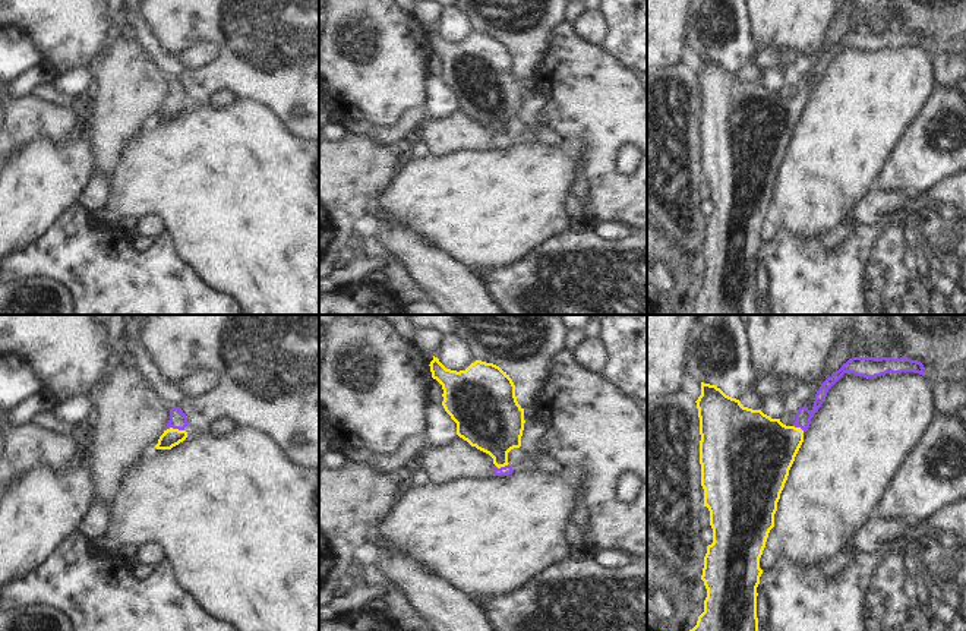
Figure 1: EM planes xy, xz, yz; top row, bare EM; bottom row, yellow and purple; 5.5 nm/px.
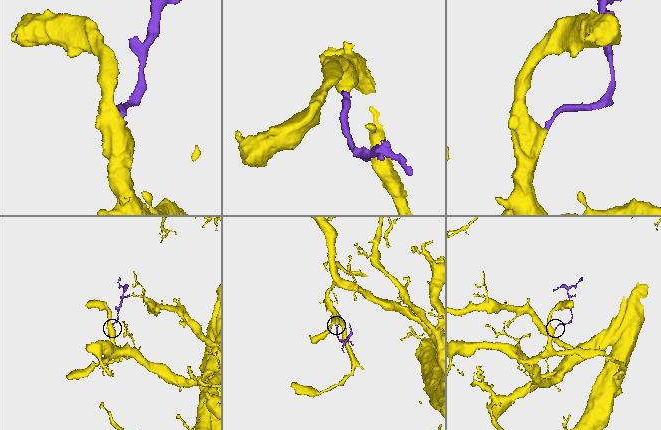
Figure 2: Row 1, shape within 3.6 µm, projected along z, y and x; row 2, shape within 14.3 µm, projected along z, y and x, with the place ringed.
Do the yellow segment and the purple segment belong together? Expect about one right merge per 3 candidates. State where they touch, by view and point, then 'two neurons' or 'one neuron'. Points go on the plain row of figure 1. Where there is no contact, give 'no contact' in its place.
meets yellow in xy at (174, 101); one neuron

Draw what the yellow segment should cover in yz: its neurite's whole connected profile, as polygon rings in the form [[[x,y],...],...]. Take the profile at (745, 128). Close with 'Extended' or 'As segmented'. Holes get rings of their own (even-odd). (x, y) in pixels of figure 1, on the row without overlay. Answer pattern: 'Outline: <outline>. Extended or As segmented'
Outline: [[[852,29],[839,42],[833,44],[815,66],[814,81],[806,78],[796,85],[796,94],[786,98],[780,91],[771,91],[761,82],[744,79],[739,72],[726,67],[716,57],[701,54],[701,67],[697,81],[700,89],[700,136],[701,158],[704,161],[704,179],[710,183],[710,198],[713,201],[713,215],[707,218],[701,252],[707,261],[704,284],[698,288],[697,297],[688,303],[685,315],[758,315],[758,290],[757,290],[757,259],[763,242],[760,230],[765,220],[770,202],[774,199],[774,186],[777,174],[789,142],[804,114],[804,105],[808,102],[811,91],[824,75],[828,61],[845,47],[853,45],[864,50],[875,50],[886,45],[915,44],[924,47],[924,37],[906,29]]]. Extended

